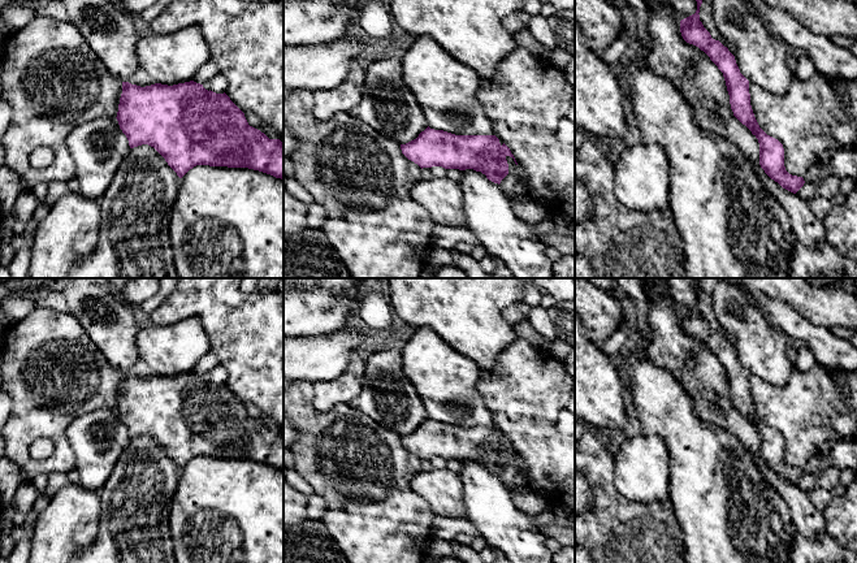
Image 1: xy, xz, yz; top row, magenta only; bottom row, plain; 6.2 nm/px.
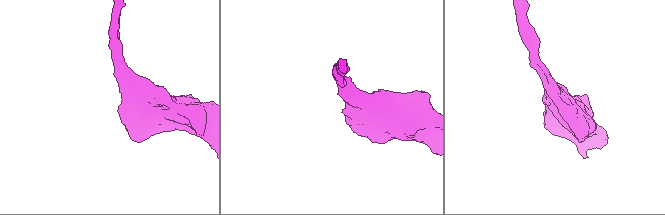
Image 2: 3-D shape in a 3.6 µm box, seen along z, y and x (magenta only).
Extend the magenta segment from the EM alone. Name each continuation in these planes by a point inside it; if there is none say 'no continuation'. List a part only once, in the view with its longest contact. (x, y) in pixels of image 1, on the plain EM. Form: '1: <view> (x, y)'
no continuation

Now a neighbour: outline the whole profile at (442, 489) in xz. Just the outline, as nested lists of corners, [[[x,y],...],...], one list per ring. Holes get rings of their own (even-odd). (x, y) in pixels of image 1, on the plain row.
[[[447,468],[420,471],[412,475],[411,488],[445,517],[467,519],[460,476]]]

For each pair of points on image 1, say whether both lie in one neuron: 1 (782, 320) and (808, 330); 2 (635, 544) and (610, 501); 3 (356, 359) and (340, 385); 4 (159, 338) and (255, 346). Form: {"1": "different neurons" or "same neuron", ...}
{"1": "same neuron", "2": "same neuron", "3": "same neuron", "4": "different neurons"}

